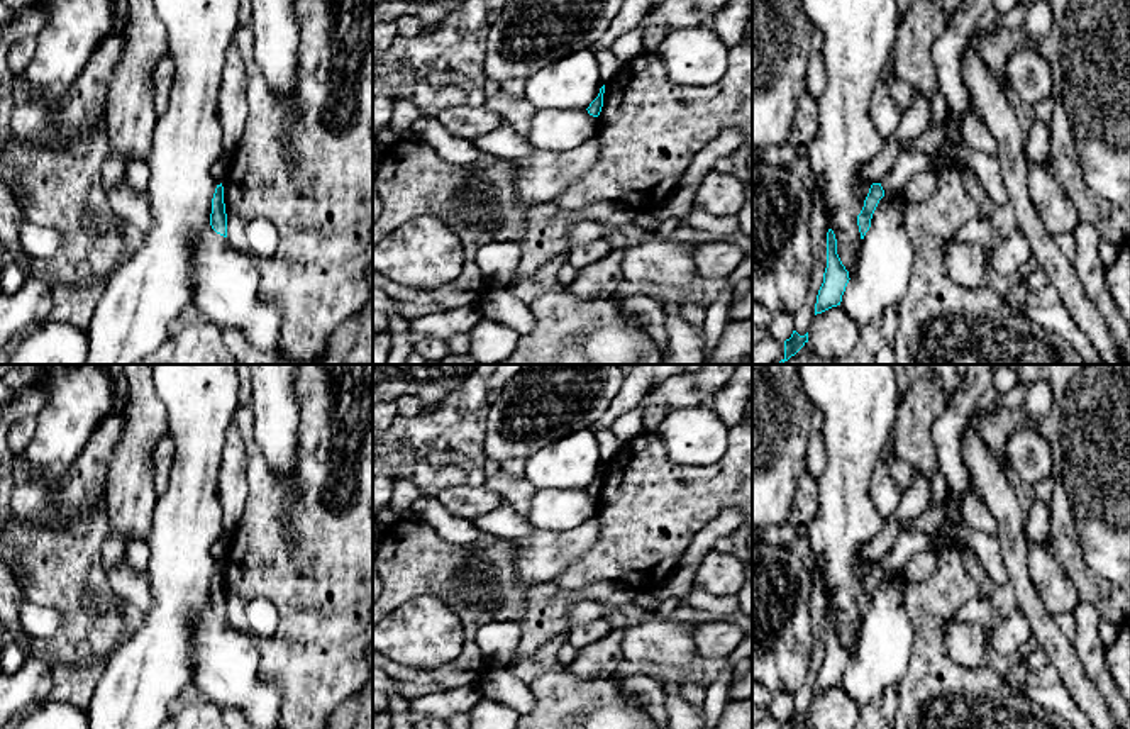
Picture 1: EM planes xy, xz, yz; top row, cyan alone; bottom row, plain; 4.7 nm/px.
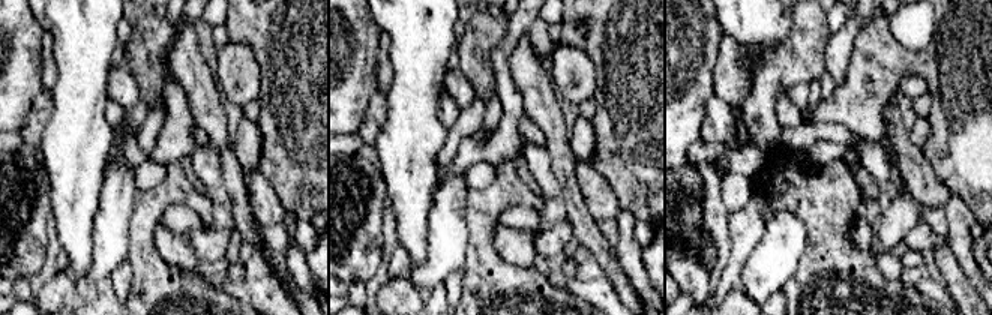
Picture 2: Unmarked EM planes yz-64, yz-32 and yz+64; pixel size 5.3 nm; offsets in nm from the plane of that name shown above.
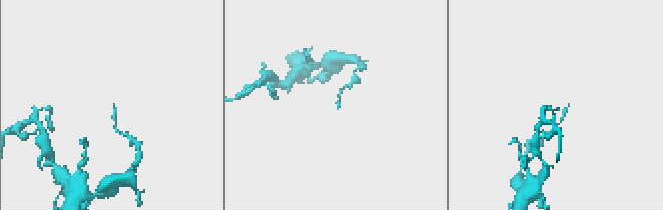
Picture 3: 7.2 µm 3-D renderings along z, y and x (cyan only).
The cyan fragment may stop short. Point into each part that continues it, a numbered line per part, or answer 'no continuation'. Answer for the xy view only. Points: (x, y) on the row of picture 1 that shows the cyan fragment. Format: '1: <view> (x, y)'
1: xy (219, 168)

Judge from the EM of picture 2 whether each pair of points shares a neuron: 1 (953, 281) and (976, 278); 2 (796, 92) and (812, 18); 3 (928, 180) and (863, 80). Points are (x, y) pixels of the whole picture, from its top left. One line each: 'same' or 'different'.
1: different
2: different
3: different

